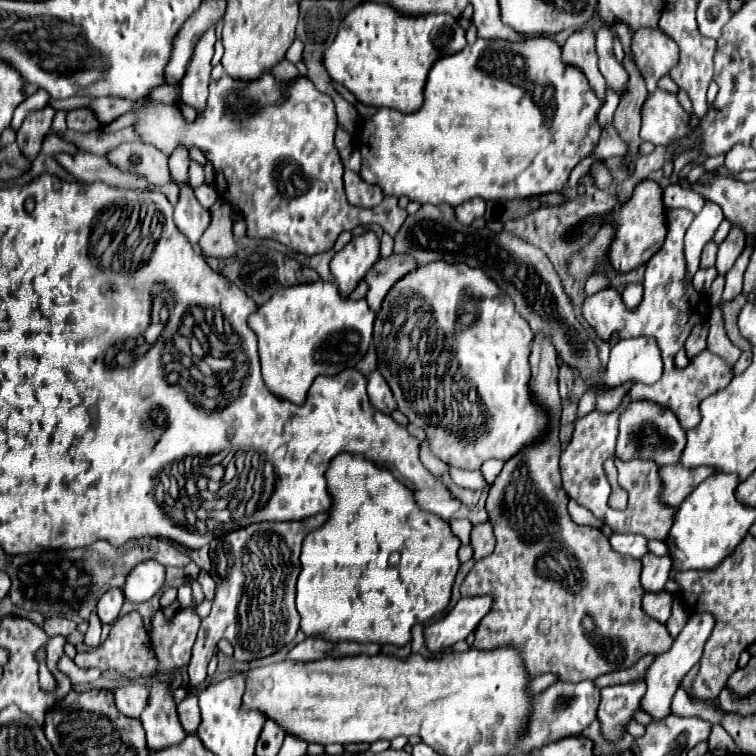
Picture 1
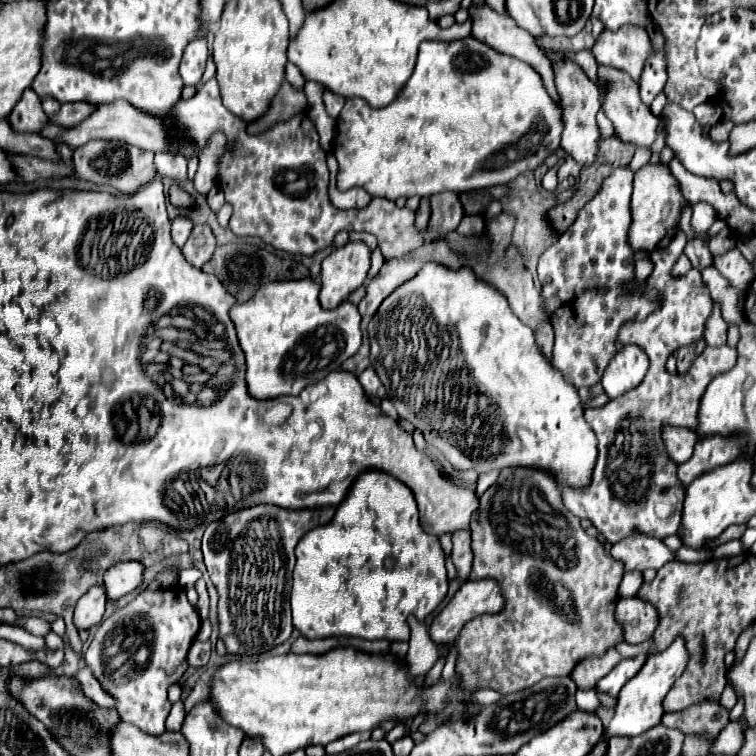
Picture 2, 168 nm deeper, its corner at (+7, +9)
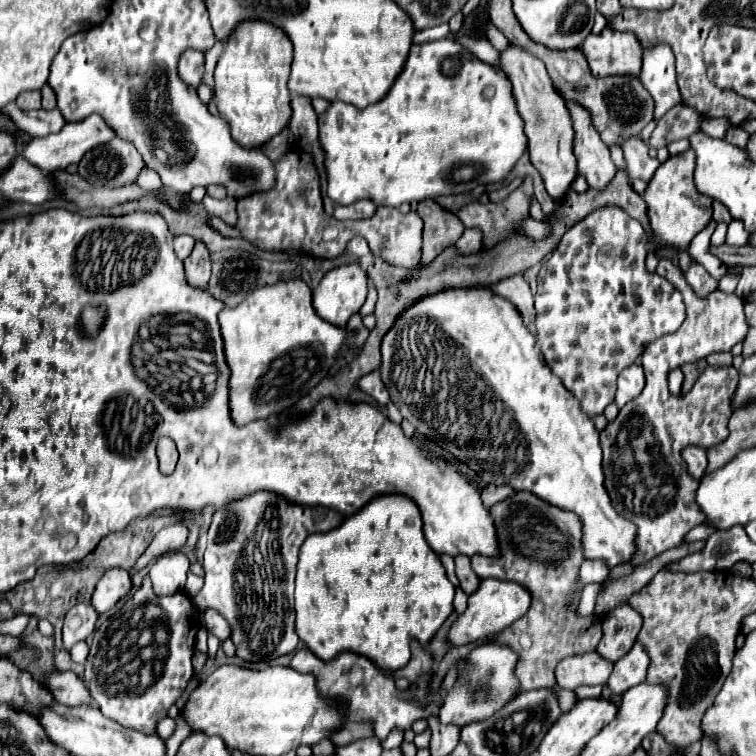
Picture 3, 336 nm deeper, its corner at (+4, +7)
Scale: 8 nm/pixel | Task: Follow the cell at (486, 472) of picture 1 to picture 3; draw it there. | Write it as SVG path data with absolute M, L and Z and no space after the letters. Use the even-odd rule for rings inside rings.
M487 486L481 492L481 498L483 498L483 502L485 502L487 508L491 508L493 504L503 502L503 500L507 500L511 496L515 496L515 490L511 486Z

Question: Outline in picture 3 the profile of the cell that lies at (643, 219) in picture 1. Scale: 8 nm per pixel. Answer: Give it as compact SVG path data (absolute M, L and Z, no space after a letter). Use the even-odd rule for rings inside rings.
M693 148L685 150L683 154L671 156L667 162L663 162L657 168L657 174L653 176L653 182L649 182L645 190L645 202L649 206L649 224L669 246L689 246L693 236L703 230L713 214L713 198L699 194L693 182L693 170L695 170L695 152Z

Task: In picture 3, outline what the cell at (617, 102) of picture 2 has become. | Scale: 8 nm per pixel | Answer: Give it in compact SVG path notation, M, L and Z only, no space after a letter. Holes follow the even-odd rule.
M629 138L625 142L625 160L629 166L629 176L631 178L639 178L643 182L649 182L655 174L655 170L659 168L659 160L651 160L647 154L649 146L641 142L641 138Z

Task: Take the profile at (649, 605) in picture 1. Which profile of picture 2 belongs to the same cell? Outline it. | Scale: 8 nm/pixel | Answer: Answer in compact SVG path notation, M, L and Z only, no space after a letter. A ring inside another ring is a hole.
M632 596L632 598L620 598L616 606L618 622L626 628L626 642L628 644L640 644L648 638L652 638L652 632L658 626L658 612L654 610L654 604L646 604L646 600Z

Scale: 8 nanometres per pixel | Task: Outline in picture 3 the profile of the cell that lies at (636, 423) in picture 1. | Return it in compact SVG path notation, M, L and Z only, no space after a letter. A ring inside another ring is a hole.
M689 446L683 450L683 458L689 466L689 474L695 478L695 480L701 480L703 474L705 474L705 468L707 468L707 452L703 448L695 448L695 446Z

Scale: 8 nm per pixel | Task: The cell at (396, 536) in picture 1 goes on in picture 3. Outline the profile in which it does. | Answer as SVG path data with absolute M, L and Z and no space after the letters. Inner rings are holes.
M387 494L385 498L375 498L369 506L359 510L353 518L347 518L337 530L331 530L327 534L311 534L299 552L299 562L297 562L297 578L295 578L295 610L297 610L297 620L295 620L295 630L299 640L321 660L331 662L335 660L341 652L353 652L369 658L379 670L383 672L395 672L403 668L409 658L411 658L411 642L417 640L423 648L431 642L431 638L437 634L437 630L443 626L443 622L449 618L453 612L453 596L455 588L449 582L443 564L439 562L437 554L429 550L429 544L425 542L423 536L423 522L421 522L421 512L409 498L401 498L401 494Z

